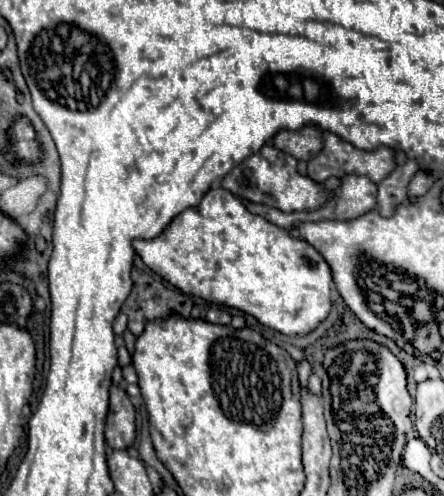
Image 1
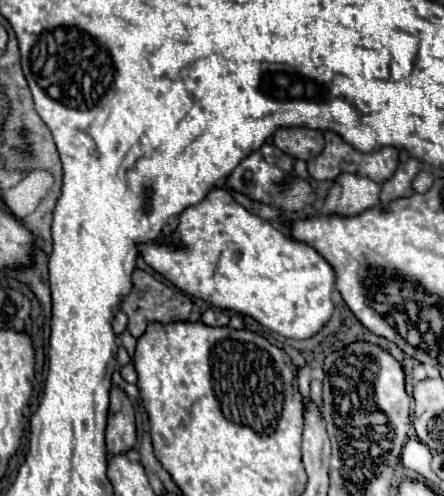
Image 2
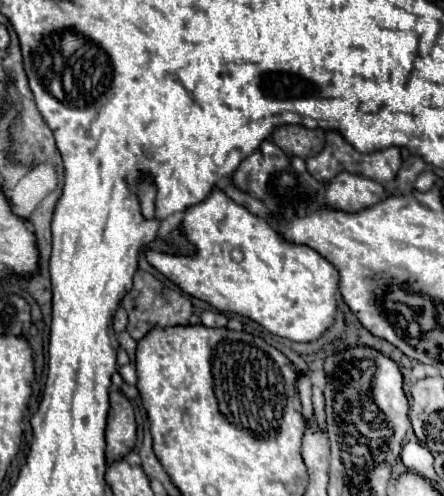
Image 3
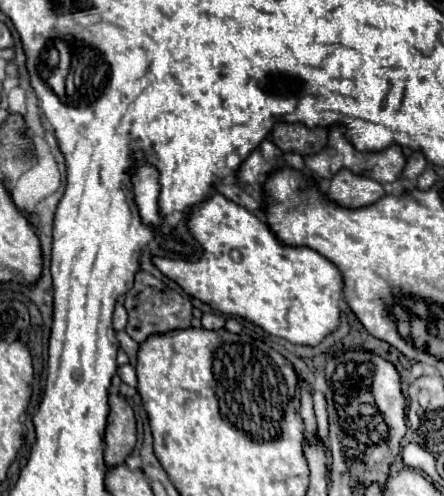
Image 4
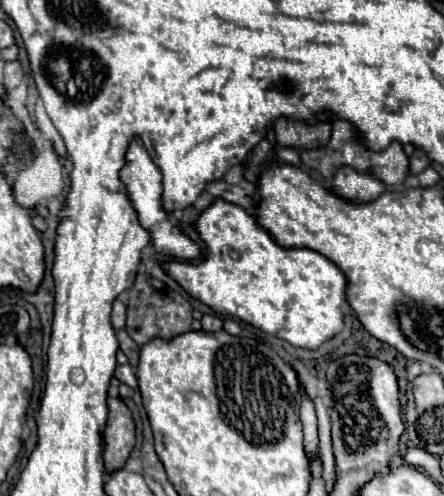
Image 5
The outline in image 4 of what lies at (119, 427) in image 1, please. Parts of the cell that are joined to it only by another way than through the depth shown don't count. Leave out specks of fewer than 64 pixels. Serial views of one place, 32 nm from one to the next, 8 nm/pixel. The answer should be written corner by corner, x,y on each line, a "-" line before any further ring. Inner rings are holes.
110,394
110,414
106,426
106,466
112,468
122,464
136,444
136,420
130,404
120,394

